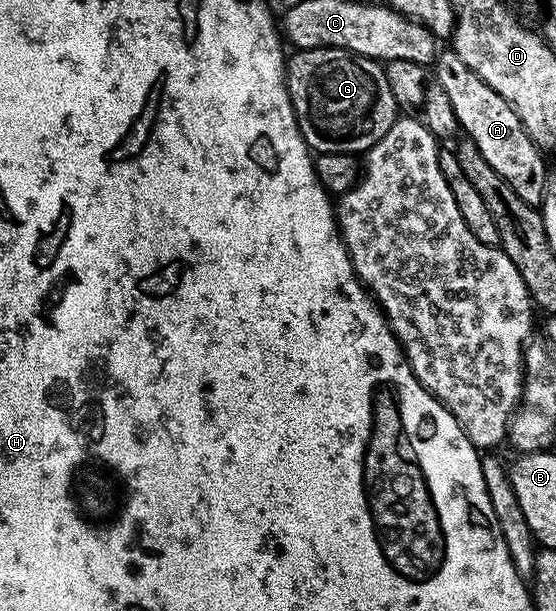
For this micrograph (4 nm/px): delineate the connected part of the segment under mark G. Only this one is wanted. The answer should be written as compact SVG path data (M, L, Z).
M316 47L291 52L286 62L286 90L296 119L300 123L305 122L306 117L310 120L308 144L315 154L365 155L372 146L380 143L380 139L384 139L384 135L388 135L388 127L392 127L400 116L400 107L392 96L392 87L388 87L385 68L371 57L356 55L347 49Z

